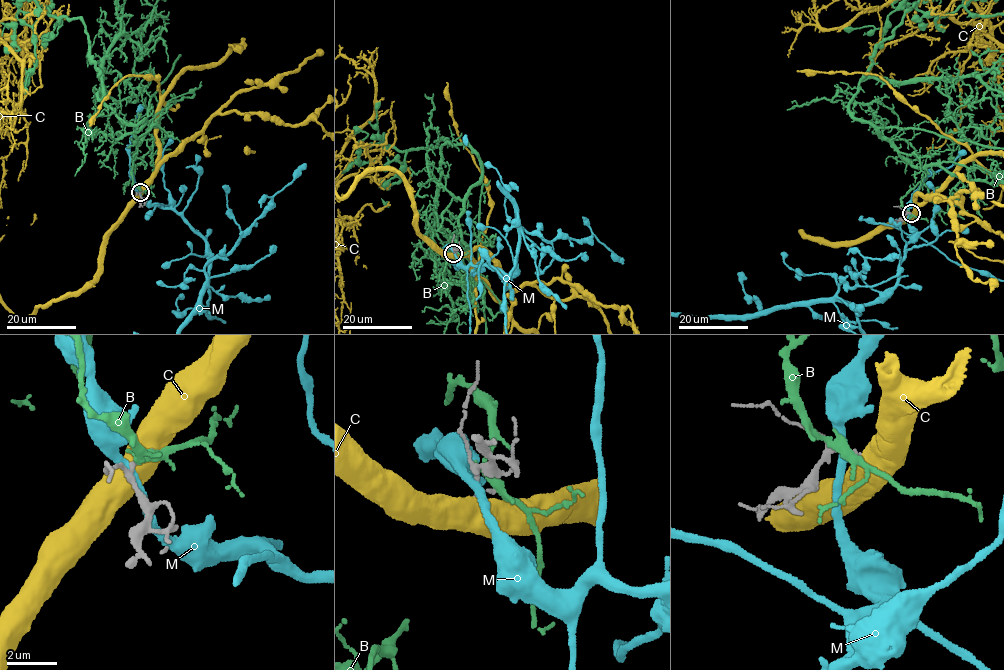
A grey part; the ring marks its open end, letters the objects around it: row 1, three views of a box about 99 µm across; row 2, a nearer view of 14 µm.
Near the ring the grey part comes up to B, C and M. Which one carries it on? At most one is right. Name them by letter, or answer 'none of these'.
none of these

